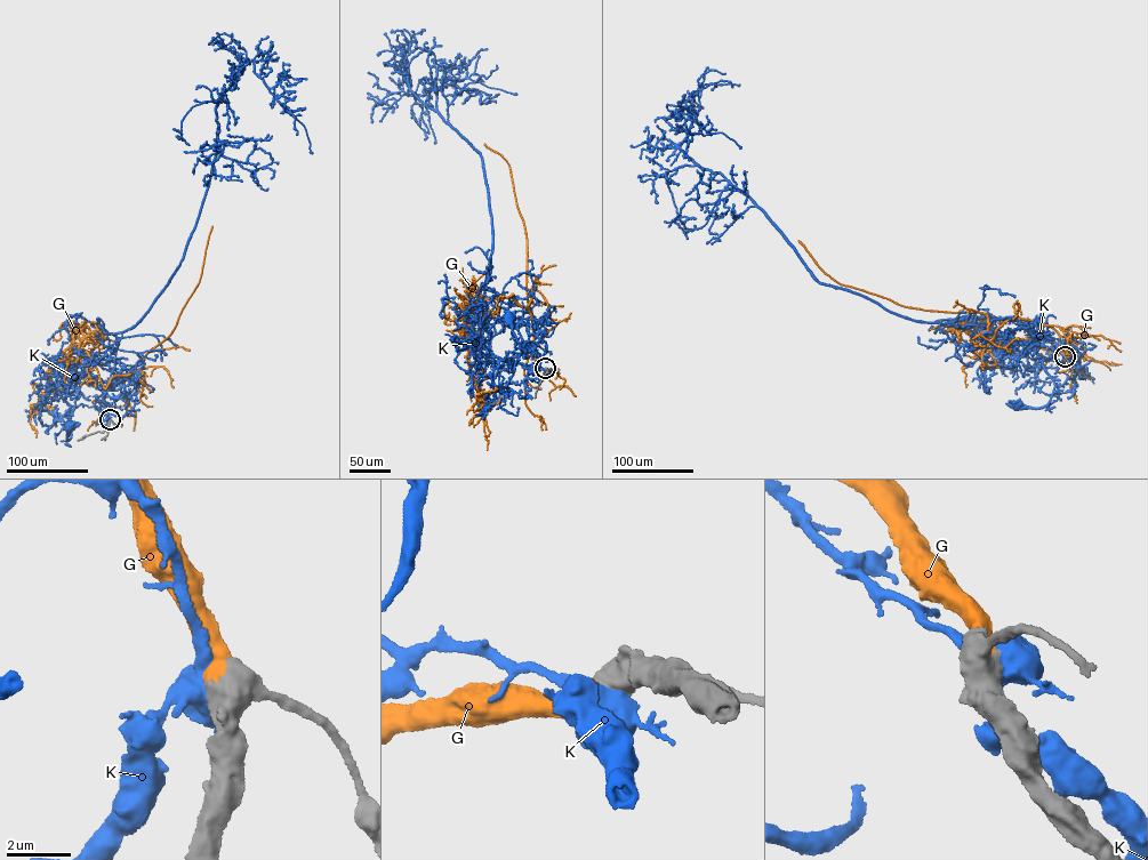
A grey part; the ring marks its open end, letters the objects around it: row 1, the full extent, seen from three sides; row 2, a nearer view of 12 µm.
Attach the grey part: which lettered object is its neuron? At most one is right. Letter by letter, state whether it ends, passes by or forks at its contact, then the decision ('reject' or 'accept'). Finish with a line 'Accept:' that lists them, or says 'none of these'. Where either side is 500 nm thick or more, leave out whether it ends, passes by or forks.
G: accept
K: reject
Accept: G

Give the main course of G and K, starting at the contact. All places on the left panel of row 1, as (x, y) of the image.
G: (110, 419), (106, 387), (138, 369), (105, 388), (88, 353), (73, 348), (31, 418), (37, 437)
K: (110, 420), (99, 386), (83, 383), (70, 418), (69, 440), (71, 425)

